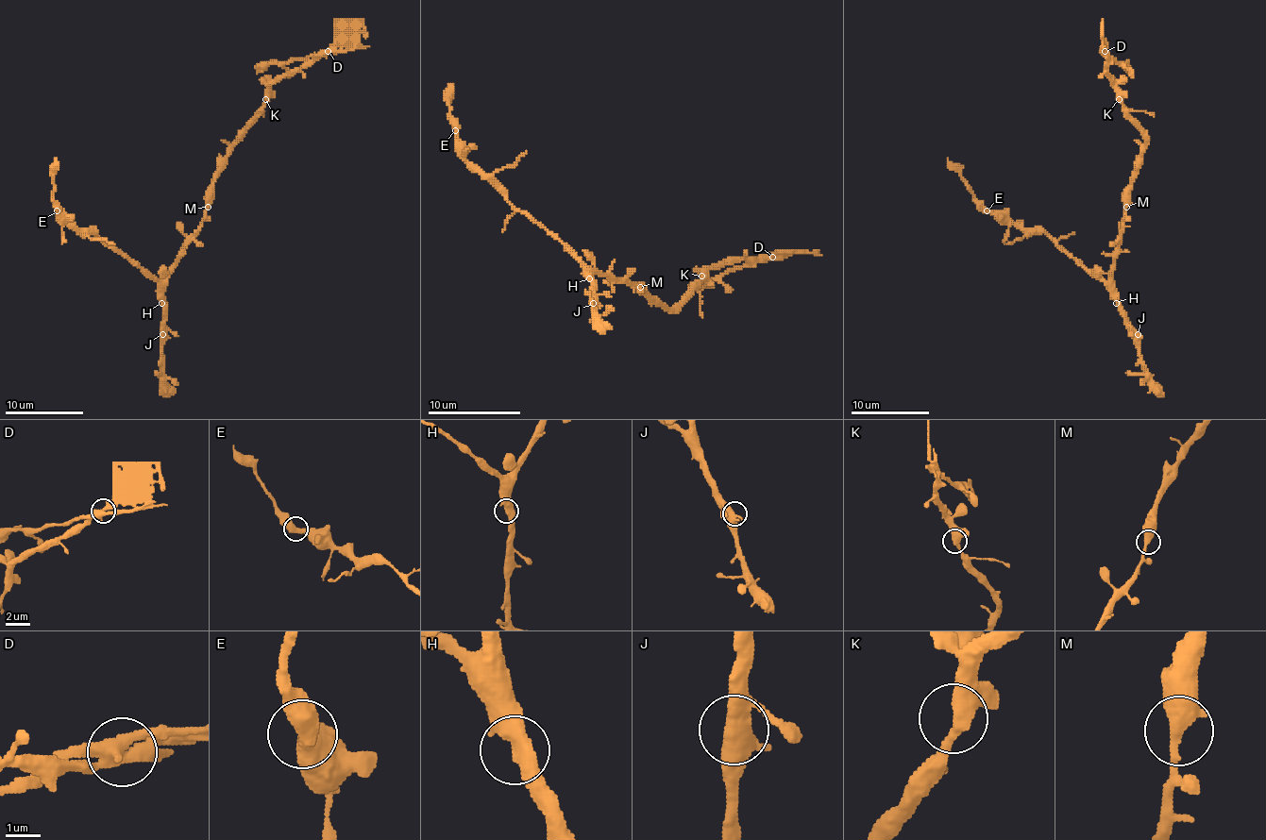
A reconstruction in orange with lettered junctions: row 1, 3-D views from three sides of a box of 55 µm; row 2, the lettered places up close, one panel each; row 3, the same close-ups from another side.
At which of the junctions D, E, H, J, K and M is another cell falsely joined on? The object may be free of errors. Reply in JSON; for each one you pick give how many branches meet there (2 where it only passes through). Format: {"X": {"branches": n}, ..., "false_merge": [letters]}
{"D": {"branches": 2}, "false_merge": ["D"]}

